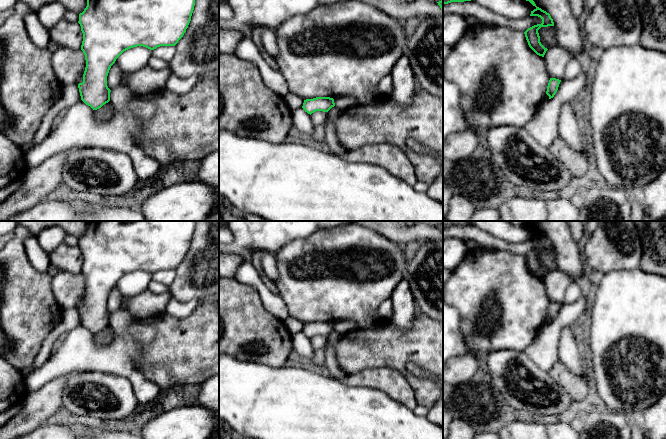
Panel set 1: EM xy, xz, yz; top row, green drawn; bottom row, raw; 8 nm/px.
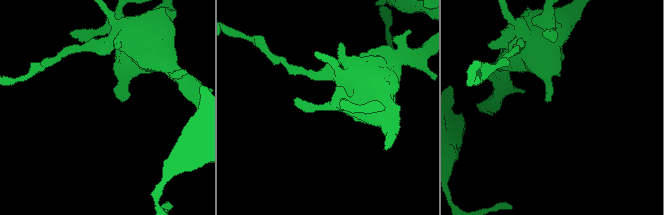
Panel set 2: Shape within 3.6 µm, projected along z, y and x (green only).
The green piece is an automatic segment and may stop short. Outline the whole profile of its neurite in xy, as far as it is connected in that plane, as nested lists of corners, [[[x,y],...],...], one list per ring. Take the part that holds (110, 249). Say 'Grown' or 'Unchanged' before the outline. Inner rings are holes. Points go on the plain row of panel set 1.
Unchanged. [[[87,221],[87,230],[79,238],[78,245],[83,257],[81,274],[86,284],[83,306],[78,308],[81,324],[93,334],[108,327],[111,314],[107,310],[107,300],[116,283],[124,275],[137,270],[150,274],[175,270],[188,252],[194,230],[195,221]]]

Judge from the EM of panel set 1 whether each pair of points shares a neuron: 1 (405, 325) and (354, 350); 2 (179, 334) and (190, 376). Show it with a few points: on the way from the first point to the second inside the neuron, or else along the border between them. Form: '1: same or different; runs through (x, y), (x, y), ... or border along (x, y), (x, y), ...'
1: different; border along (416, 313), (407, 331), (400, 331), (389, 320)
2: same; runs through (179, 344), (189, 356), (190, 366)

